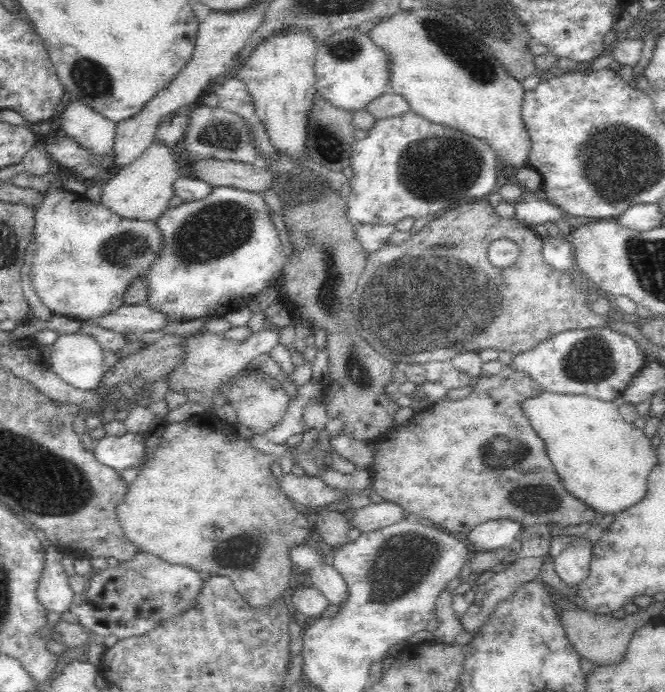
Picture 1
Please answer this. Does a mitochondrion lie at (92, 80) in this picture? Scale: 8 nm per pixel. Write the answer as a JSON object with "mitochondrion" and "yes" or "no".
{"mitochondrion":"yes"}

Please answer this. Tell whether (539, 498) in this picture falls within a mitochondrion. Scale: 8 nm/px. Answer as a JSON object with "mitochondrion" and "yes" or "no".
{"mitochondrion":"yes"}

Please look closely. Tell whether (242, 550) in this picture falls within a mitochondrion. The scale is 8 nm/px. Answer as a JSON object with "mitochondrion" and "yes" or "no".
{"mitochondrion":"yes"}

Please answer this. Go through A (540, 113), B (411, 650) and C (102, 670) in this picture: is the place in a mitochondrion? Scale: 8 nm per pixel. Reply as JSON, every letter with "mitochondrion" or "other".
{"A":"other","B":"other","C":"other"}

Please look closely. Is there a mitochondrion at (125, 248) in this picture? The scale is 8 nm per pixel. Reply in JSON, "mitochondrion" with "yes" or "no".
{"mitochondrion":"yes"}

